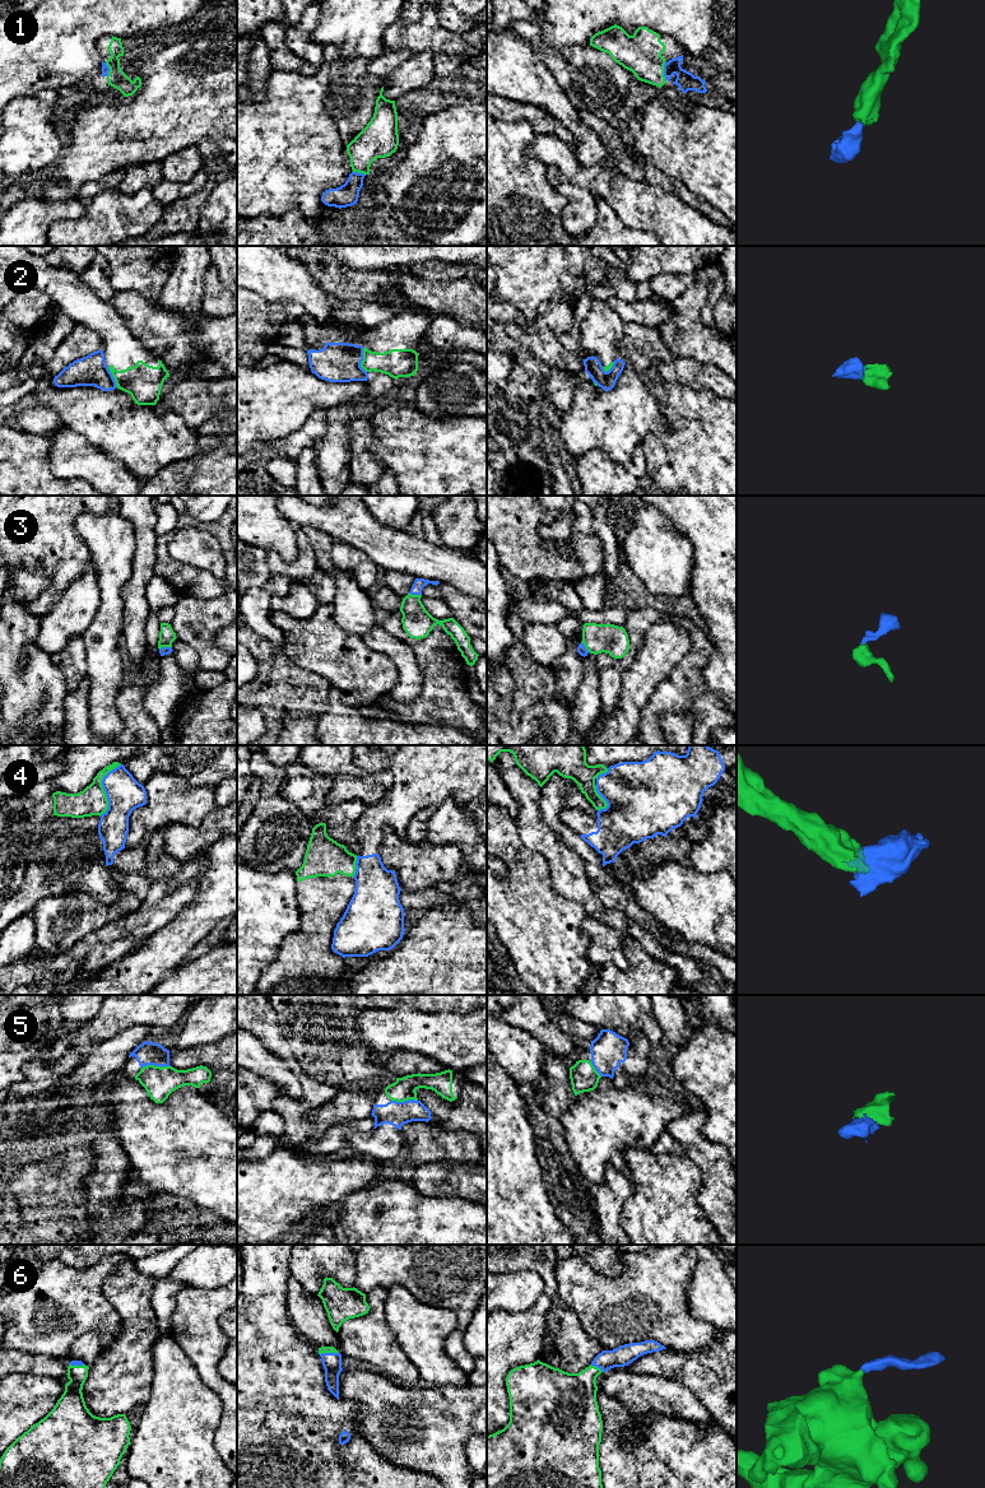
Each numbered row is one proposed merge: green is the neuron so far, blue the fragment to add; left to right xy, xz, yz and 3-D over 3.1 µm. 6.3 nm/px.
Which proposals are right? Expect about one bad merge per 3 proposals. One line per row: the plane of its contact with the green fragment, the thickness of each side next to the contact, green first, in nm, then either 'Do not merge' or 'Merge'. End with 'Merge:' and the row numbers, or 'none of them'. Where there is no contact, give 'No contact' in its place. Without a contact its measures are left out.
1: Touches green in yz. Thickness 260 nm (green) against 120 nm. Merge
2: Touches green in xz. Thickness 180 nm (green) against 260 nm. Do not merge
3: Touches green in xz. Thickness 190 nm (green) against 70 nm. Merge
4: Touches green in xy. Thickness 180 nm (green) against 220 nm. Do not merge
5: Touches green in xy. Thickness 190 nm (green) against 140 nm. Merge
6: Touches green in xz. Thickness 50 nm (green) against 120 nm. Merge
Merge: 1, 3, 5, 6

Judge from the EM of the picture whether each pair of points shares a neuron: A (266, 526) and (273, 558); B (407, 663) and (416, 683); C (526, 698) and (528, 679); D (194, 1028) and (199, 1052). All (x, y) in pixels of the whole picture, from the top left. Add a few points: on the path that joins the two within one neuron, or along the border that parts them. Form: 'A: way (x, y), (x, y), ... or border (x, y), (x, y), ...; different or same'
A: border (297, 531), (292, 561), (266, 552); different
B: way (408, 668), (410, 678); same
C: way (528, 693), (528, 684); same
D: border (223, 1037), (201, 1045), (175, 1049); different

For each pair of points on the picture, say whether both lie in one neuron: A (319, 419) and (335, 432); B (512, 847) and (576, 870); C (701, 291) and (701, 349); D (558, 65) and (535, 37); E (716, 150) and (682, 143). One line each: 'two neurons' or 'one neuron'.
A: two neurons
B: two neurons
C: one neuron
D: one neuron
E: one neuron

